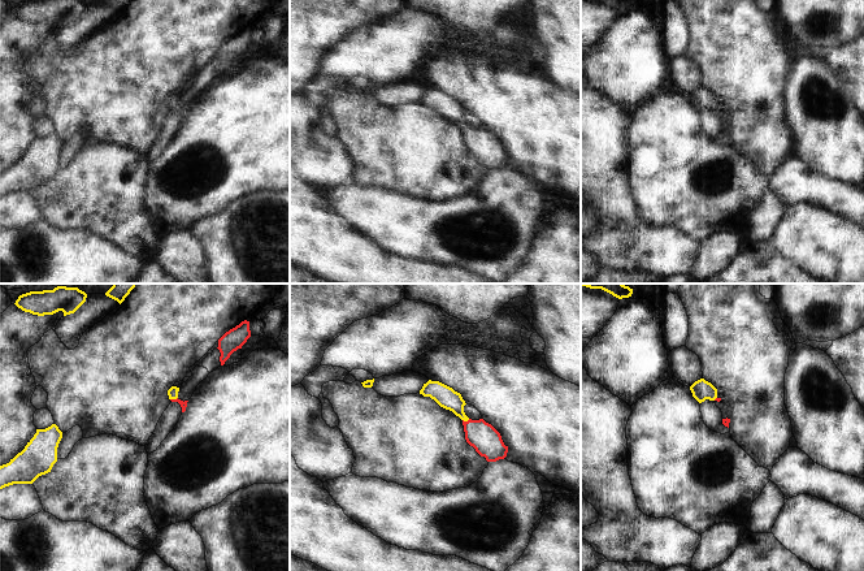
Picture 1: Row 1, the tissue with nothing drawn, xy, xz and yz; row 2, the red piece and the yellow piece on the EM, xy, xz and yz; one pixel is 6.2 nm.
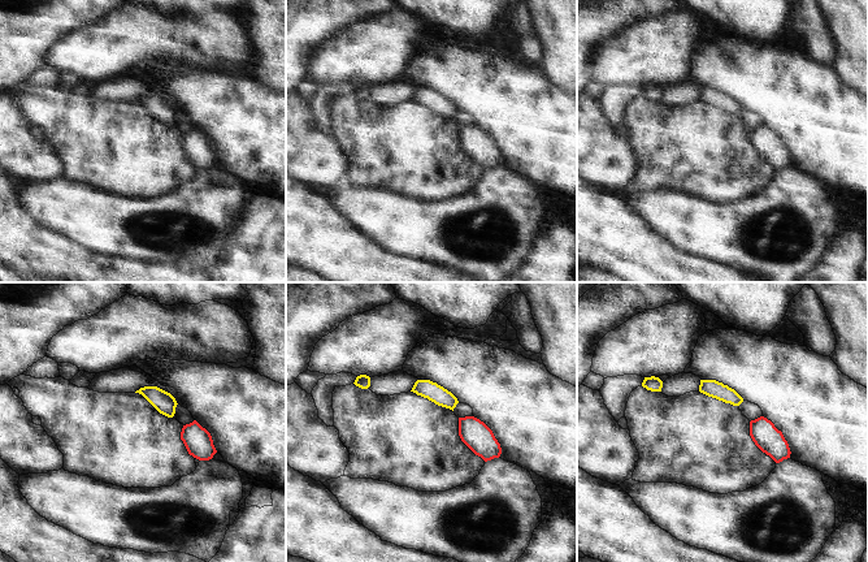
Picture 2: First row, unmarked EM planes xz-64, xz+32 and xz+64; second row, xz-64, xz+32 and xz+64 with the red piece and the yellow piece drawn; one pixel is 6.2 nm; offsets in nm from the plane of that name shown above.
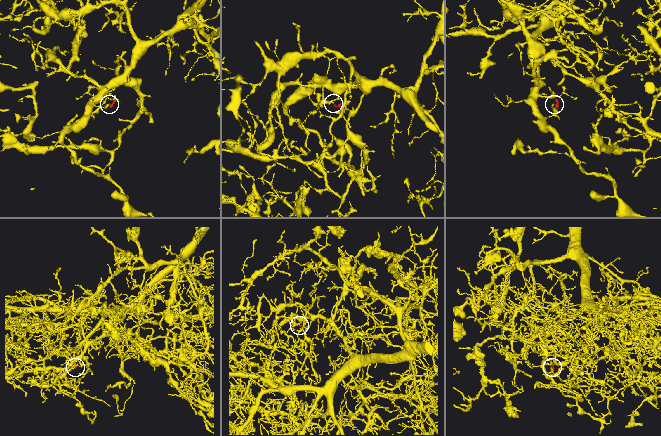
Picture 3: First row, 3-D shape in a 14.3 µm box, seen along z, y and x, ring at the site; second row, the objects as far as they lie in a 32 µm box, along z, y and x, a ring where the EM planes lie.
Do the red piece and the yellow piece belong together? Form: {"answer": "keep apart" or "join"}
{"answer": "join"}

